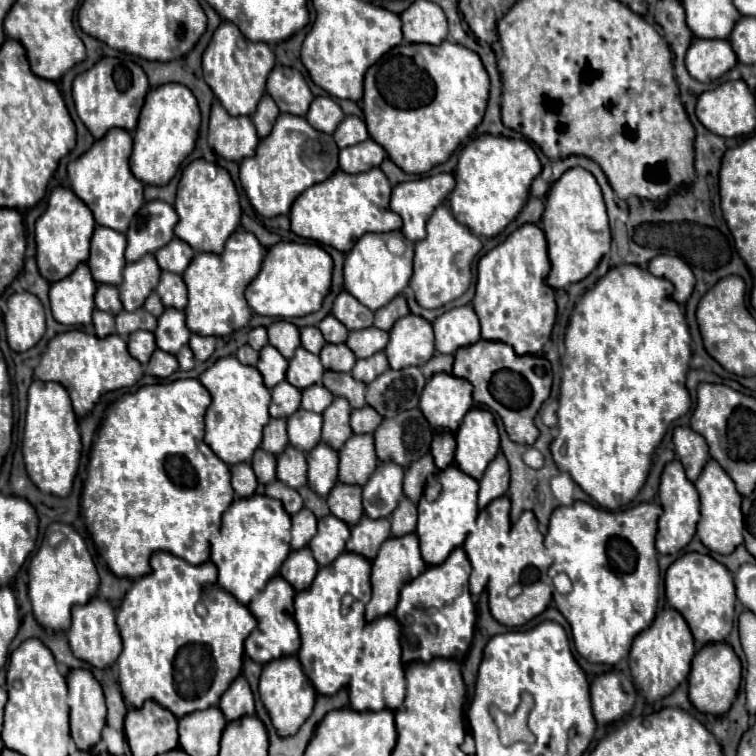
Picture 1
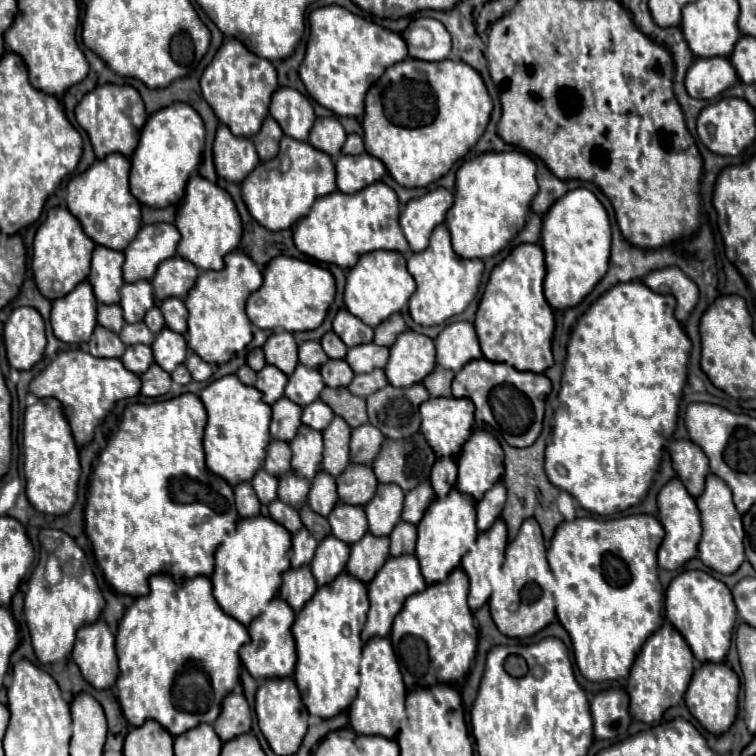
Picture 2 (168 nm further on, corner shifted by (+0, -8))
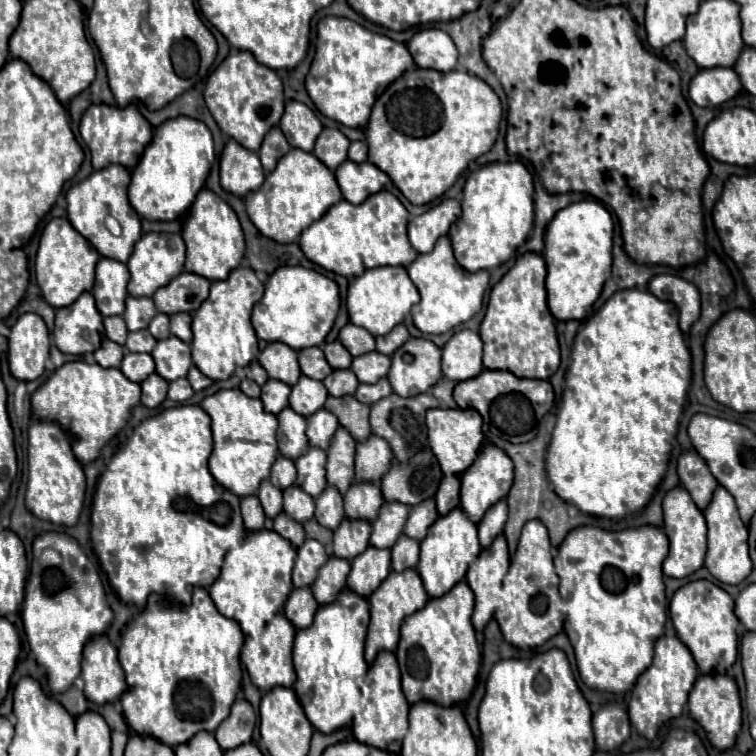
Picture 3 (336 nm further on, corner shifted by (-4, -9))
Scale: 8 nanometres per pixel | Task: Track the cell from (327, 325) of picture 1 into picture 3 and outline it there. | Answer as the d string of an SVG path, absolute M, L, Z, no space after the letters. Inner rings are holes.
M339 340L323 344L323 352L325 352L325 358L331 368L349 368L351 366L353 358L351 358L351 354L347 354L347 348Z

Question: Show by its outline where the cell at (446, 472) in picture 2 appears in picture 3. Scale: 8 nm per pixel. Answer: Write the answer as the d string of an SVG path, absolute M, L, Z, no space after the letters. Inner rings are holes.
M447 474L443 476L443 482L439 484L439 490L435 494L437 510L439 514L447 514L447 510L453 510L459 506L459 476Z

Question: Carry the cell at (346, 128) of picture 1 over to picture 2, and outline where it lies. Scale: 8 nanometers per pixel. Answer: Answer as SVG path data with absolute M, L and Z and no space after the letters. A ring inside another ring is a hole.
M351 133L351 135L347 135L347 141L345 141L345 145L343 145L343 155L361 155L365 149L363 149L363 139L359 137L359 135L355 135L355 133Z

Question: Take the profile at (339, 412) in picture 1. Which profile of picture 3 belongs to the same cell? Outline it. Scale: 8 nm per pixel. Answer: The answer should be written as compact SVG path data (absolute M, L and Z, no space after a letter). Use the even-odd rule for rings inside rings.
M339 426L331 446L327 448L327 484L335 486L339 492L347 492L351 486L355 472L353 472L353 458L355 458L355 440L353 436Z

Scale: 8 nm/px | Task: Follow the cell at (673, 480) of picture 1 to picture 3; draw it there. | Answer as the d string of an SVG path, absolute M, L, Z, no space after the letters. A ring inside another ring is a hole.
M675 486L669 490L663 498L663 514L665 514L665 534L669 538L669 556L663 562L665 564L665 574L673 578L685 578L699 570L705 560L707 552L707 524L703 518L703 512L695 506L687 490L683 486Z

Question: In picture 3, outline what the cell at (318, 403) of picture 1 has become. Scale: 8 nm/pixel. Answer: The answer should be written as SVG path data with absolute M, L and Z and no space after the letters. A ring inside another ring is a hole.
M317 410L315 414L311 414L311 418L307 418L307 438L311 446L319 446L319 448L327 448L335 430L337 430L339 422L335 418L335 414L331 414L329 410Z

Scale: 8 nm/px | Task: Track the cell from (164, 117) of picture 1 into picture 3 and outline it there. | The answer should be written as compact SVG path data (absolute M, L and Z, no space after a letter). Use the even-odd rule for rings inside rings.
M177 116L155 128L153 140L147 144L143 158L131 170L129 202L141 218L177 220L187 214L195 194L205 186L213 162L213 138L205 122Z

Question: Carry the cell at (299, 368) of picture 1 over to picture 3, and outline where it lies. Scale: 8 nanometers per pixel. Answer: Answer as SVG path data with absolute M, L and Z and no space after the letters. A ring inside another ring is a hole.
M301 376L299 382L291 388L291 396L289 396L289 406L301 414L301 416L309 416L315 410L323 408L325 398L327 398L327 390L323 386L323 382Z

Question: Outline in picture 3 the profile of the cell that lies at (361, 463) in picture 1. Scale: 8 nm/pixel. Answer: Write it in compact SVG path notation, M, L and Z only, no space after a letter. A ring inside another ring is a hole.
M353 482L351 490L343 494L343 502L345 516L371 522L377 518L377 510L383 504L383 494L379 490L379 484L375 482Z

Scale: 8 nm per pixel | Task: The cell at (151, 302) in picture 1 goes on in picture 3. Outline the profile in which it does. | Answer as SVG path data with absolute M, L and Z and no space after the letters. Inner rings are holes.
M155 314L155 318L149 322L149 332L157 340L165 340L169 336L169 316L167 314Z

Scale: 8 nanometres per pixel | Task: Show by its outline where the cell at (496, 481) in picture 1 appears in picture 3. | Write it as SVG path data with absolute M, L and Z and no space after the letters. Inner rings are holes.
M495 502L491 510L481 518L479 522L479 542L483 548L487 548L497 534L503 532L503 526L507 522L507 502Z

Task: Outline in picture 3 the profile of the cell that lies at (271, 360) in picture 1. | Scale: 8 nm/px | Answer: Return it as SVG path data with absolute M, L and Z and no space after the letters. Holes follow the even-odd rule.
M269 378L261 388L261 402L267 412L279 414L289 404L289 394L291 388L285 382L275 382L273 378Z

